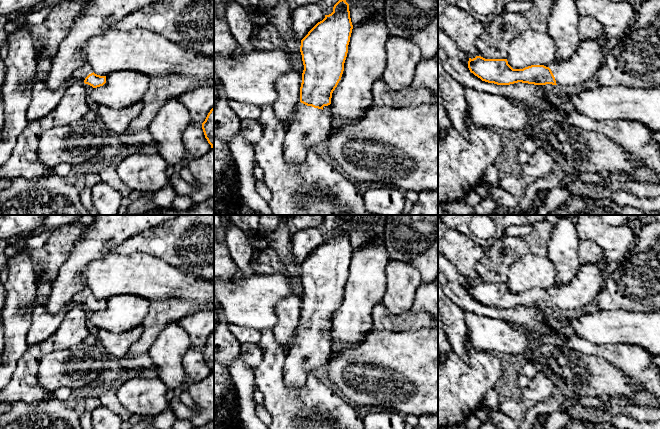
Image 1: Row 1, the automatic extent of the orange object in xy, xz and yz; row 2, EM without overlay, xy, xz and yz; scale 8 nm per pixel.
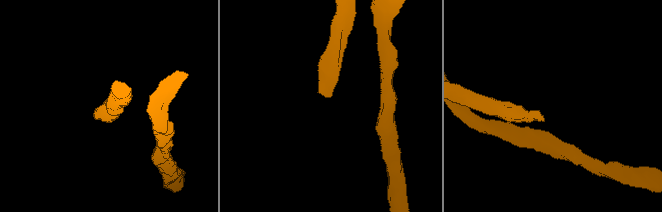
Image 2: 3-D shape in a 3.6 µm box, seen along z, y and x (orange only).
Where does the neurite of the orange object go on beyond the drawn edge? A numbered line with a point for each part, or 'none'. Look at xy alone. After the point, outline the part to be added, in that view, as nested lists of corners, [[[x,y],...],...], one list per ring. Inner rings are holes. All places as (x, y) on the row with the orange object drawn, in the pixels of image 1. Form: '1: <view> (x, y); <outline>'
1: xy (79, 75); [[[85,63],[81,68],[74,71],[72,79],[75,82],[84,83],[85,78],[91,73],[93,73],[92,67]]]

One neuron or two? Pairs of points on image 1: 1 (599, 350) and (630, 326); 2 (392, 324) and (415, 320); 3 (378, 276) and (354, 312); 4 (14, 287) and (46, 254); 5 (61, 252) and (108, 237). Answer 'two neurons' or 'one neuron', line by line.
1: two neurons
2: one neuron
3: one neuron
4: two neurons
5: two neurons

